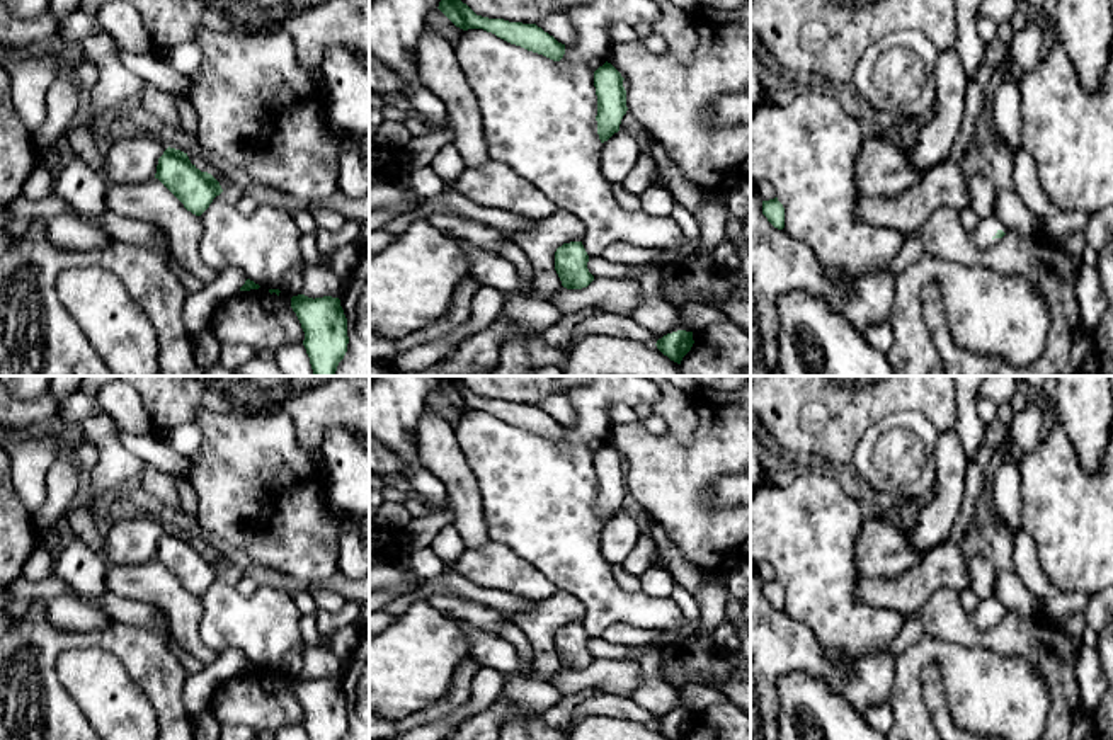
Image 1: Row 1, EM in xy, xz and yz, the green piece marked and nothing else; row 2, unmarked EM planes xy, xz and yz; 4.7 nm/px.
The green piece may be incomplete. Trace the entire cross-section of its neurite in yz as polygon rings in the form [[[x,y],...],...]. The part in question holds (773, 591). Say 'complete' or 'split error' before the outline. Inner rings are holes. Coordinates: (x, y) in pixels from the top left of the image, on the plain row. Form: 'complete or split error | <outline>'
complete | [[[778,578],[769,580],[769,582],[762,582],[762,595],[768,599],[768,602],[774,609],[778,609],[778,611],[785,609],[785,589],[778,582]]]

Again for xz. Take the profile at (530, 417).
complete | [[[442,376],[437,390],[463,412],[483,410],[511,425],[543,435],[553,442],[560,442],[565,435],[565,425],[558,424],[536,405],[509,403],[504,400],[477,396],[454,376]]]

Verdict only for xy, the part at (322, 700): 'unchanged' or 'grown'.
unchanged

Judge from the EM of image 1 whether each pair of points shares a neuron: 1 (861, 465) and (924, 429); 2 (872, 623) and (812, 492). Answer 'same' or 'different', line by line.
1: same
2: same

